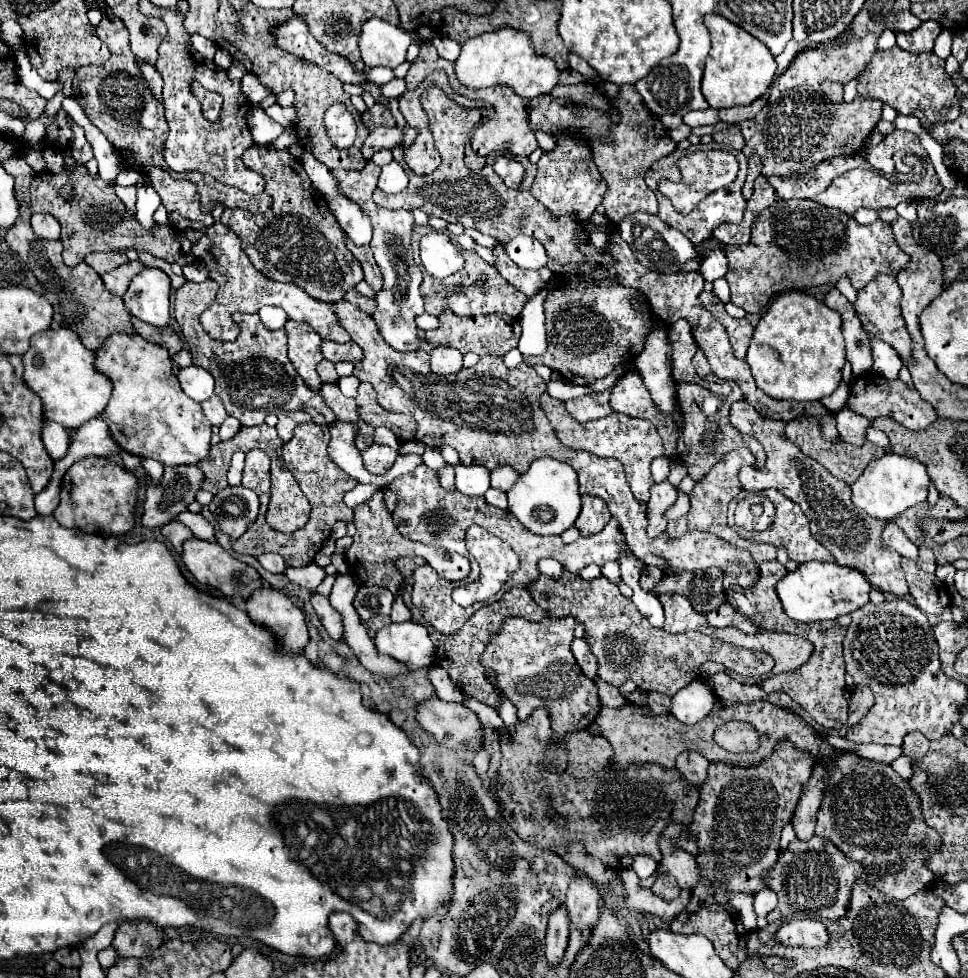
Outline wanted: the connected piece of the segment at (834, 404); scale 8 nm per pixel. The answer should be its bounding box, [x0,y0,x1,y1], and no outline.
[822,383,850,413]

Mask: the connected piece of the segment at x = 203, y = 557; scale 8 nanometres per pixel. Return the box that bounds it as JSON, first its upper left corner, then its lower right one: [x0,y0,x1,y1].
[182,539,262,601]

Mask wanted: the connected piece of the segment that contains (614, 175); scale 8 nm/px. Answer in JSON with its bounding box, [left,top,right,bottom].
[526,85,676,223]

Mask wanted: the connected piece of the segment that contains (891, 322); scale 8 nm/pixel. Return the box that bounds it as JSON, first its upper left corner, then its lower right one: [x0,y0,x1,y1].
[854,275,910,361]

